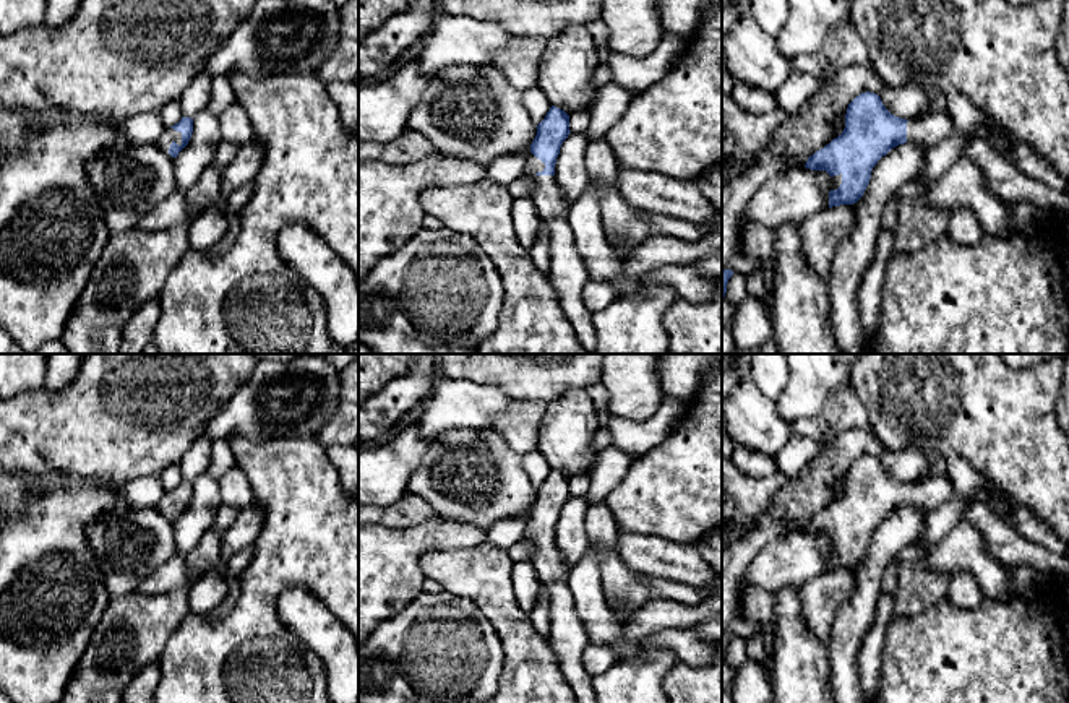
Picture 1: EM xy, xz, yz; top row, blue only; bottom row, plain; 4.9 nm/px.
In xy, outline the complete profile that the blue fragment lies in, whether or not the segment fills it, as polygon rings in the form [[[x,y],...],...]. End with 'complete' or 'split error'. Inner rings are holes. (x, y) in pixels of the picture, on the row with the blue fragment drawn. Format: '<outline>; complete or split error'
[[[182,117],[178,123],[164,130],[164,133],[156,140],[156,146],[172,157],[177,157],[178,153],[188,144],[191,133],[193,119]]]; split error

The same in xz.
[[[552,106],[545,119],[537,125],[537,135],[530,144],[530,154],[526,161],[522,175],[530,175],[534,179],[534,188],[530,200],[534,201],[542,222],[550,219],[566,219],[571,205],[565,200],[556,180],[555,180],[555,164],[560,154],[560,148],[569,133],[587,132],[589,112],[574,112],[568,115],[565,110]]]; split error

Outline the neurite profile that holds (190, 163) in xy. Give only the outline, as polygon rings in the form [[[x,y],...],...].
[[[203,109],[193,117],[193,133],[188,144],[174,157],[177,192],[185,193],[211,166],[217,146],[224,141],[219,117]]]

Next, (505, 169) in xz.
[[[530,148],[516,154],[493,159],[488,166],[485,166],[487,177],[492,182],[508,187],[511,182],[514,182],[522,175],[529,154],[530,154]]]

